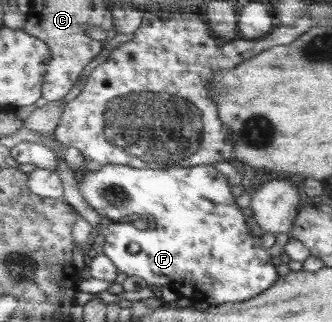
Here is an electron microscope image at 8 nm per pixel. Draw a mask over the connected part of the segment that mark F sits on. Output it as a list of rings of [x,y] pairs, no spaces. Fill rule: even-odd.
[[[91,163],[90,169],[85,171],[76,172],[76,178],[78,181],[78,189],[81,191],[85,202],[89,206],[93,207],[100,215],[105,217],[105,219],[112,220],[105,229],[99,230],[99,232],[105,237],[104,251],[113,261],[118,265],[118,268],[127,273],[129,276],[139,275],[139,277],[144,277],[148,282],[150,287],[155,287],[155,285],[165,285],[169,287],[174,292],[174,296],[179,296],[184,302],[190,302],[193,306],[219,306],[227,302],[242,302],[249,298],[254,298],[255,296],[263,293],[263,291],[269,289],[273,286],[277,279],[277,269],[275,265],[271,263],[271,257],[269,257],[269,249],[263,247],[261,239],[251,235],[248,225],[245,225],[245,215],[241,215],[241,209],[237,207],[237,203],[233,201],[231,197],[231,189],[227,185],[227,179],[215,171],[215,166],[213,164],[204,164],[195,167],[172,167],[163,169],[143,169],[136,168],[135,166],[121,165],[121,164],[109,164],[109,165],[95,165]],[[135,213],[148,217],[154,217],[157,222],[157,228],[141,230],[137,229],[132,221],[128,218]]]

